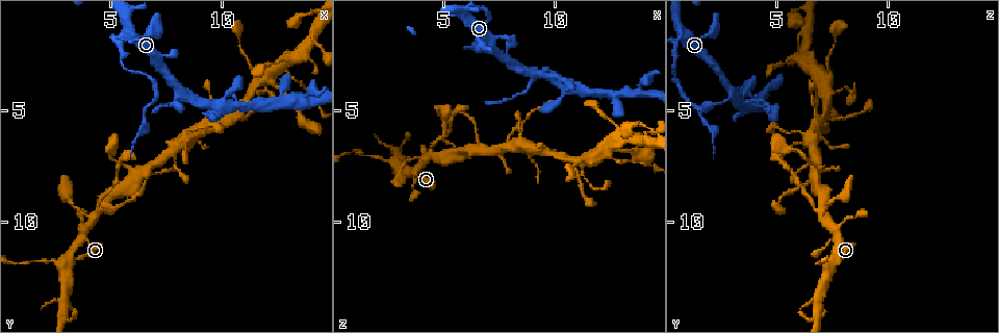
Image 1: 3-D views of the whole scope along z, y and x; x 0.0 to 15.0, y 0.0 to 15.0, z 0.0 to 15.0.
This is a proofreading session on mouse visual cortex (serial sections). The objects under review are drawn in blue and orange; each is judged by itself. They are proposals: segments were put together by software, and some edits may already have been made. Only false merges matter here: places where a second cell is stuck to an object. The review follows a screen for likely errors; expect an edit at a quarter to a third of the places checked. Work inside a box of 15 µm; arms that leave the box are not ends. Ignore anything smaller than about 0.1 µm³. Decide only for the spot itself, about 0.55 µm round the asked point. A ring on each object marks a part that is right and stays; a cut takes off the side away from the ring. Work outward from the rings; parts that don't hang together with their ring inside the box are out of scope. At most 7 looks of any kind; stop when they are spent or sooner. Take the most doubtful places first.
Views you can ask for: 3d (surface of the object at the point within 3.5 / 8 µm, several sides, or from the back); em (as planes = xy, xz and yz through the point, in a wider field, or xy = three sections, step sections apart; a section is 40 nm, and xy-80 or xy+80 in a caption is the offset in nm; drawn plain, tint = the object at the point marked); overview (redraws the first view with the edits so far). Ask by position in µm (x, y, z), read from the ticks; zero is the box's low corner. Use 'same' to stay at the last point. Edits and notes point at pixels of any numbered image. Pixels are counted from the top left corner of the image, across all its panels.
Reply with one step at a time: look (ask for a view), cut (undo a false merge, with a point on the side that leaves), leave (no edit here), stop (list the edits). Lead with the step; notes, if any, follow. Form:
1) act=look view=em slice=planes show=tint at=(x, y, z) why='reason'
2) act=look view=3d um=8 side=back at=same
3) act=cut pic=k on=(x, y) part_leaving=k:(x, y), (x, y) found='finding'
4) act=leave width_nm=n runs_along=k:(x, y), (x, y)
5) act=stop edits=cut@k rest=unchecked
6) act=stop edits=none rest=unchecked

act=look view=3d um=8 at=(2.4, 11.7, 7.1) why='thick turns thin'

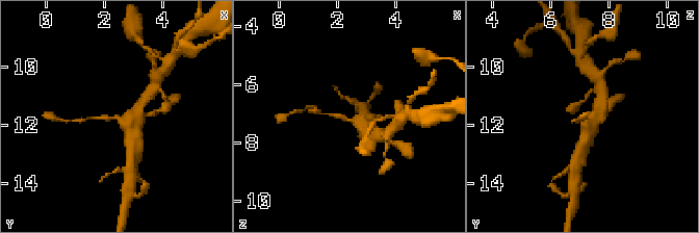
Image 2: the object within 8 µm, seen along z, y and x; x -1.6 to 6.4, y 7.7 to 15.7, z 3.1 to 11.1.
act=look view=em slice=xy step=1 show=tint at=(2.4, 11.7, 7.2) arm_widths_nm=100,500

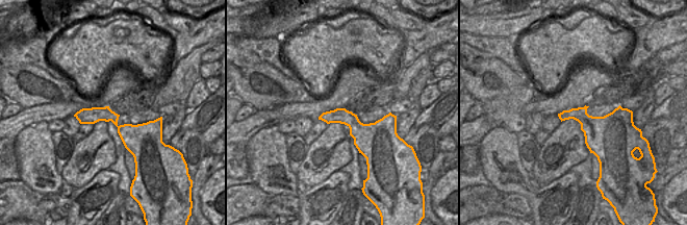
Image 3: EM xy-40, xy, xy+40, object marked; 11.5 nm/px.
act=leave width_nm=170 runs_along=3:(78, 115), (151, 128) found='one cell here'

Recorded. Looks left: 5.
act=look view=3d um=3.5 at=(4.2, 9.9, 7.2) why='thick turns thin'

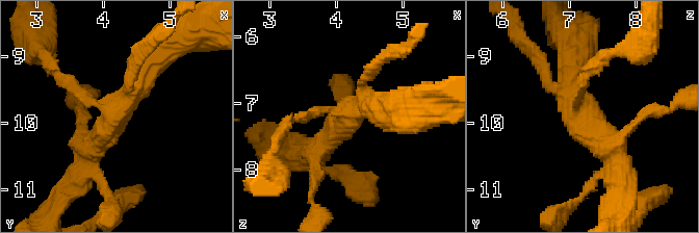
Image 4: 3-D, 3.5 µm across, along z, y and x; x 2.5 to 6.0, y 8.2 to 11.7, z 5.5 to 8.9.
act=leave arm_widths_nm=150,150,350,400 runs_along=4:(84, 164), (151, 59) found='all the same cell'

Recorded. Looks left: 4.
act=look view=3d um=3.5 at=(6.1, 7.9, 6.7) why='sudden change in width'

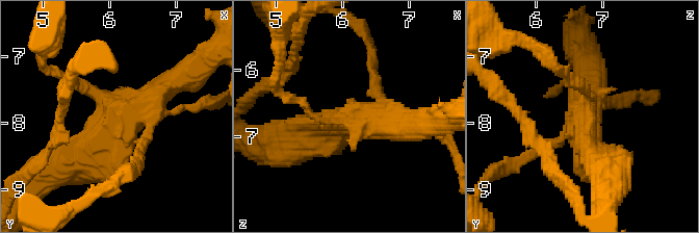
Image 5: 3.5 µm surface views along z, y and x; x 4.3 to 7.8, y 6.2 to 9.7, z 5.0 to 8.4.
act=look view=em slice=planes show=tint at=(6.25, 8.00, 6.70) why='shape alone is not enough'

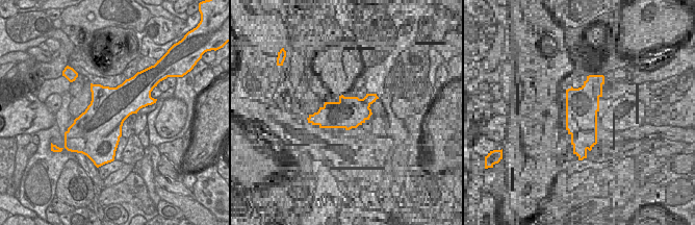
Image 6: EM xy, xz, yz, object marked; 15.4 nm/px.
act=leave runs_along=5:(76, 163), (181, 77) found='one cell here'

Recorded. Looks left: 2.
act=stop edits=none rest=unchecked

